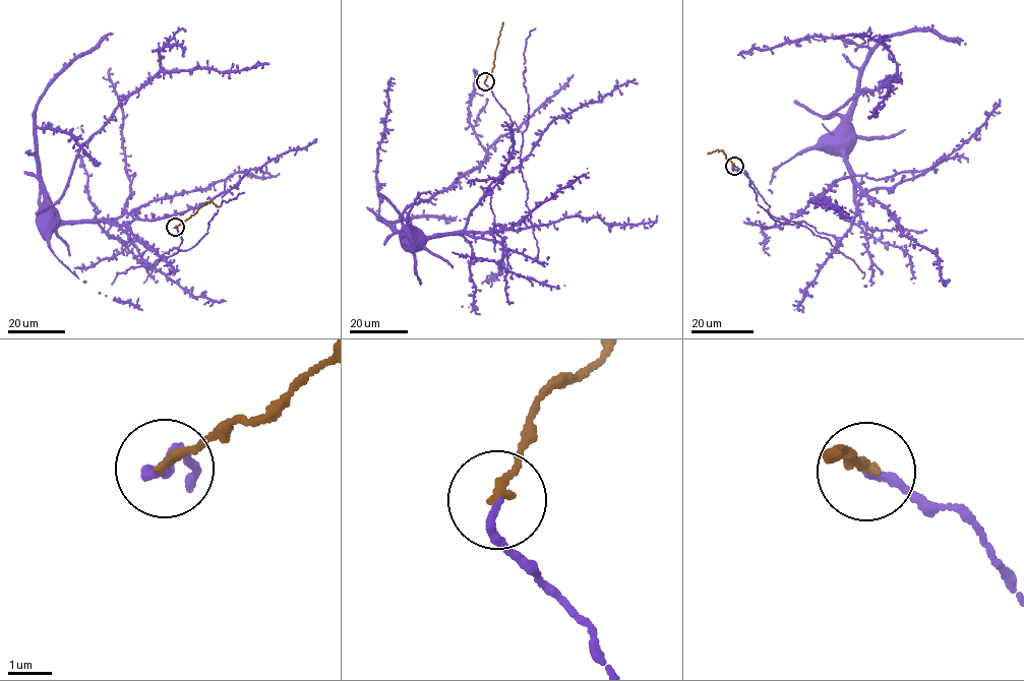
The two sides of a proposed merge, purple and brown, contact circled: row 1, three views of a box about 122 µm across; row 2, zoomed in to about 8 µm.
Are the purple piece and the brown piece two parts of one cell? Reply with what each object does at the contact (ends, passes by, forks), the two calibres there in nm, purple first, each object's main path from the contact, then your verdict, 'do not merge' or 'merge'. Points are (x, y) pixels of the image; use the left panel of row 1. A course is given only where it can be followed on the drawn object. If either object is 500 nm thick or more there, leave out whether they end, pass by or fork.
purple ends | brown ends | 170/190 nm | purple via (175, 227), (182, 240), (177, 252), (160, 258), (124, 226), (106, 220), (44, 228) | brown via (175, 227), (204, 203), (212, 201), (217, 205) | merge

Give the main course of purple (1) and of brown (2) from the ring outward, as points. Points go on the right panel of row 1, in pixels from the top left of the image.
1: (734, 166), (748, 179), (769, 207), (770, 214), (790, 220), (838, 180), (851, 176), (841, 153), (826, 138)
2: (734, 166), (723, 151), (707, 152)

